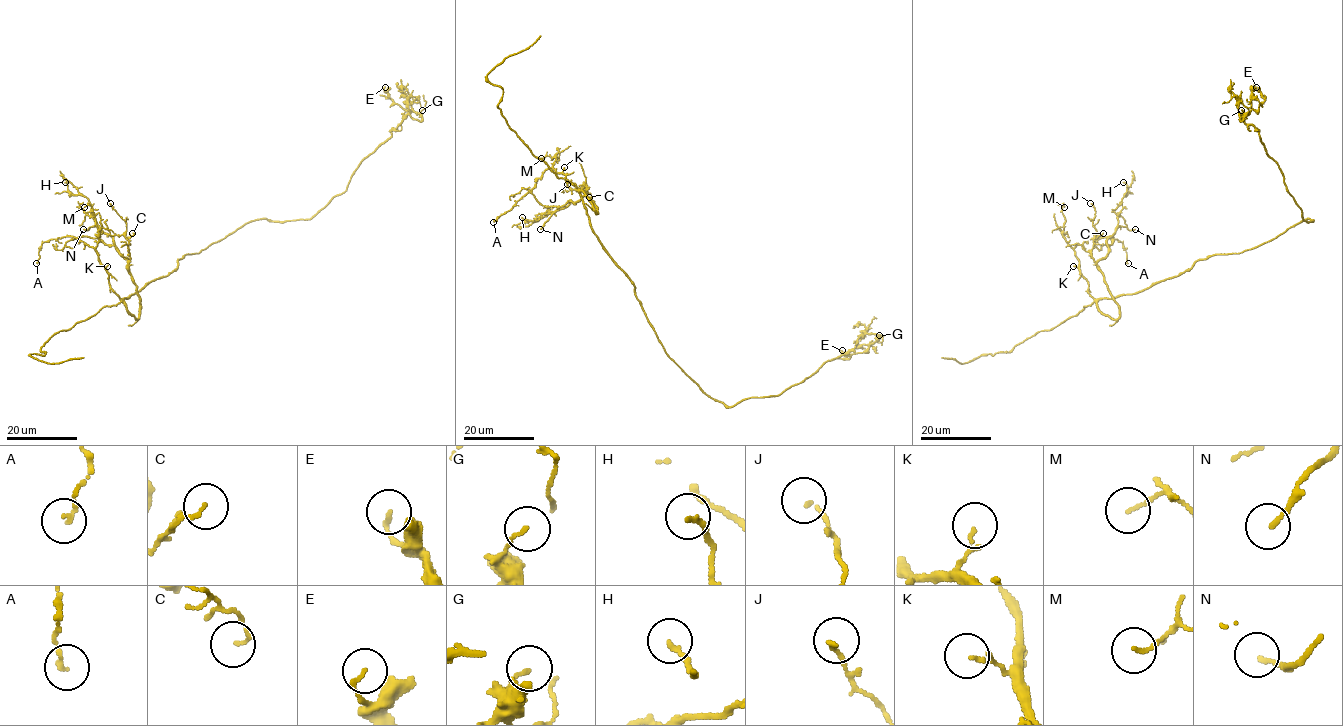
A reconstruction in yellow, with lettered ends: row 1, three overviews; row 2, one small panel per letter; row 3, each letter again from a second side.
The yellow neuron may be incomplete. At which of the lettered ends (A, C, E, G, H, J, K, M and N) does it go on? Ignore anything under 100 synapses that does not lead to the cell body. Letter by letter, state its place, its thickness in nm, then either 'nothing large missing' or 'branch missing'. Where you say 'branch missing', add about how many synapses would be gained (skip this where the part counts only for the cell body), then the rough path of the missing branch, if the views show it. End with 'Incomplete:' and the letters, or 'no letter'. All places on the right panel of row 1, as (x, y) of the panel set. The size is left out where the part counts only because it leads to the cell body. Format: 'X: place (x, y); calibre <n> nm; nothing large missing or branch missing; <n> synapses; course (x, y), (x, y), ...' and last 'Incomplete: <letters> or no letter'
A: place (1128, 263); calibre 150 nm; nothing large missing
C: place (1103, 233); calibre 110 nm; nothing large missing
E: place (1256, 87); calibre 130 nm; nothing large missing
G: place (1241, 110); calibre 130 nm; nothing large missing
H: place (1123, 182); calibre 170 nm; nothing large missing
J: place (1090, 203); calibre 110 nm; nothing large missing
K: place (1073, 266); calibre 120 nm; nothing large missing
M: place (1064, 207); calibre 120 nm; nothing large missing
N: place (1135, 229); calibre 150 nm; nothing large missing
Incomplete: no letter

